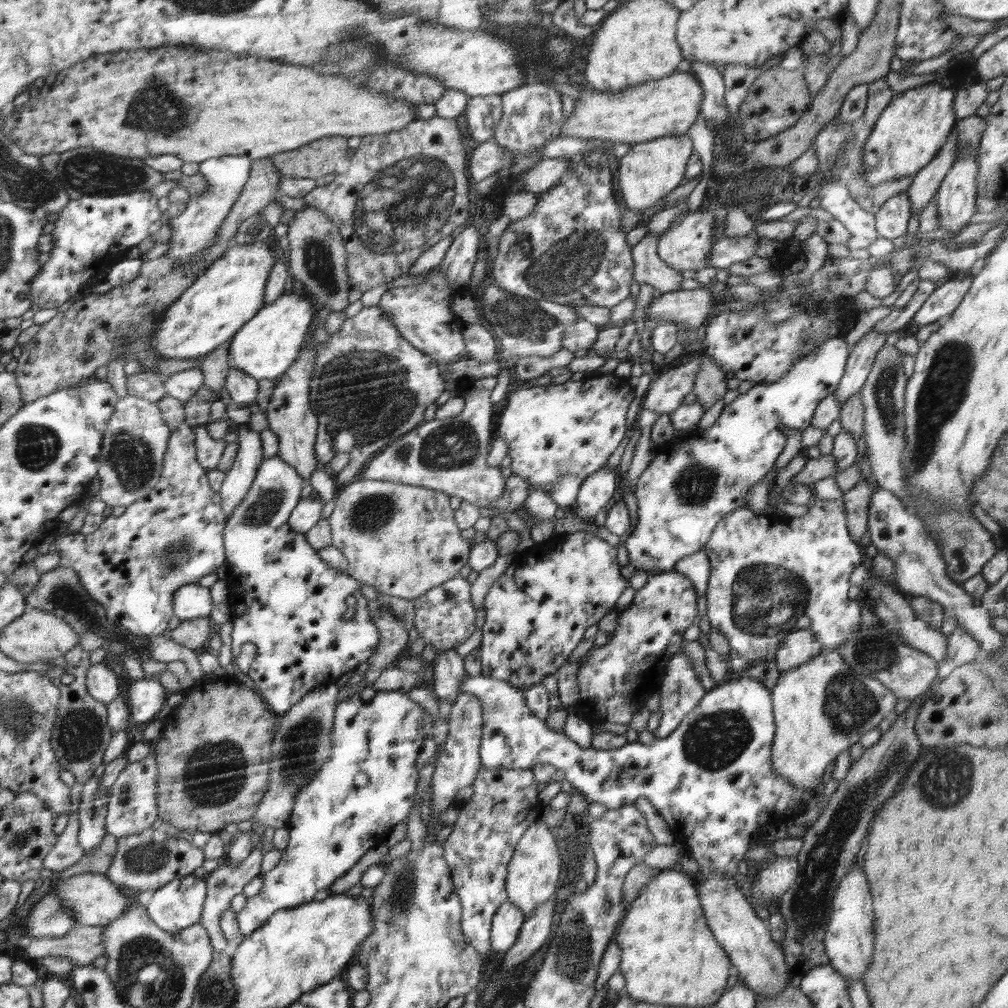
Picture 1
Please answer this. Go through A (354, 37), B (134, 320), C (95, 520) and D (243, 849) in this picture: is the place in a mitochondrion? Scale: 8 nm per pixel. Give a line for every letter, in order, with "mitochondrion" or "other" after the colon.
A: other
B: mitochondrion
C: other
D: other

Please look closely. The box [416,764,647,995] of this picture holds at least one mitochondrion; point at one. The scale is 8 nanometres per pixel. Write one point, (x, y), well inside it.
(571, 954)

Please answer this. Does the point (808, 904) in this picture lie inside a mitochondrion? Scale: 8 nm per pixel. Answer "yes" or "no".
yes

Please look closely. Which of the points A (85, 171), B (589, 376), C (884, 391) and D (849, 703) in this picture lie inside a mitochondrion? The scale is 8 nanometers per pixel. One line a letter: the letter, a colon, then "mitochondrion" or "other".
A: mitochondrion
B: other
C: mitochondrion
D: mitochondrion

